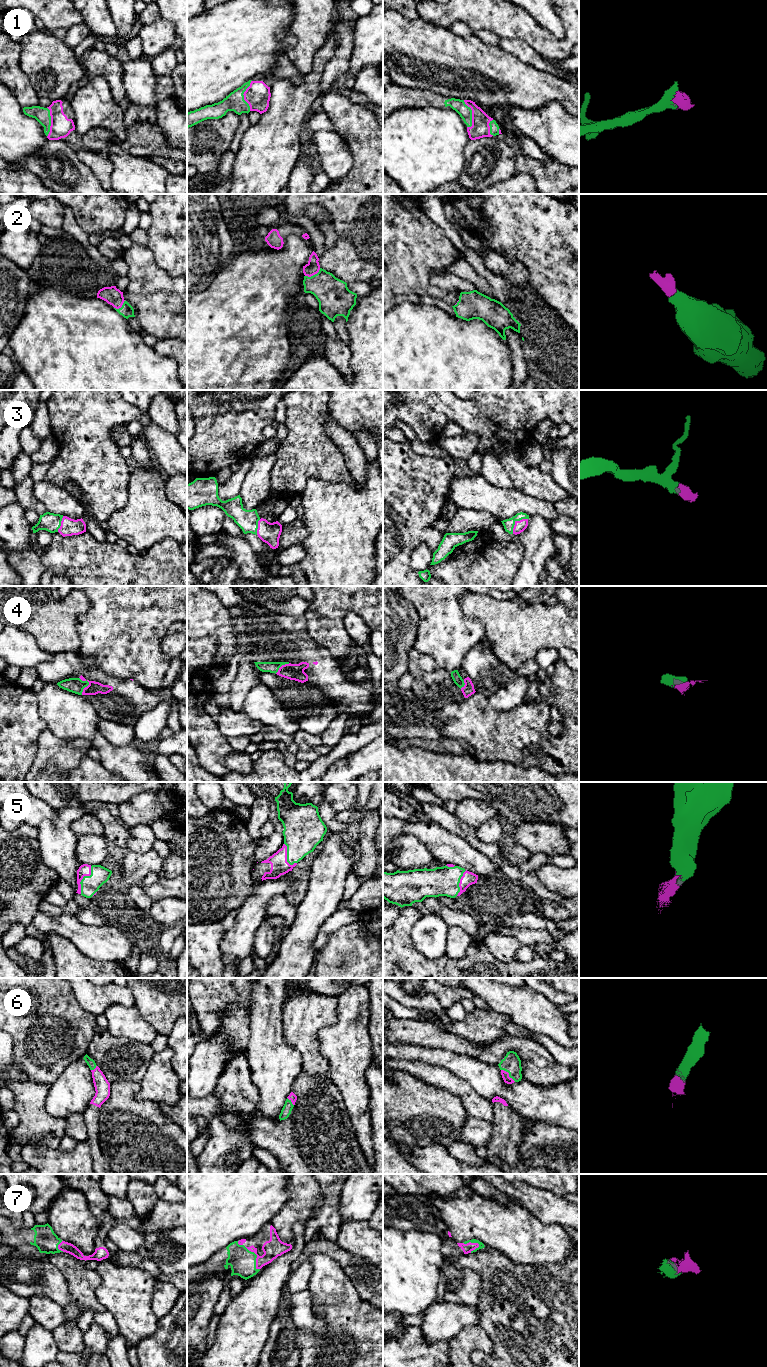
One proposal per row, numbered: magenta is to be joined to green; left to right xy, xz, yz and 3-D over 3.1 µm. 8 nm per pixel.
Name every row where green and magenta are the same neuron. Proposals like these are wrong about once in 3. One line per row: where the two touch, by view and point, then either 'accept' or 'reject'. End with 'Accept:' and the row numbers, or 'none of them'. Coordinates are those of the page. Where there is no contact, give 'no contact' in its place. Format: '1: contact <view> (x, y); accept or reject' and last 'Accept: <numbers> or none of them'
1: contact yz (471, 114); accept
2: contact xz (313, 275); accept
3: contact yz (514, 522); accept
4: contact xy (88, 684); accept
5: contact xy (83, 878); accept
6: contact yz (509, 1074); accept
7: contact xz (256, 1257); accept
Accept: 1, 2, 3, 4, 5, 6, 7

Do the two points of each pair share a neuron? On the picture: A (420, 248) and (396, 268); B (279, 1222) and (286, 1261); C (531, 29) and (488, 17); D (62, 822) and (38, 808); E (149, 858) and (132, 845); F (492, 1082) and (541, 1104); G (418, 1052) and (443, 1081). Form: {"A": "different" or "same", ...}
{"A": "same", "B": "different", "C": "same", "D": "different", "E": "different", "F": "same", "G": "different"}

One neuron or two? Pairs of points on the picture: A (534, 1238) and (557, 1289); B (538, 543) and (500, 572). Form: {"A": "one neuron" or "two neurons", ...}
{"A": "two neurons", "B": "two neurons"}

